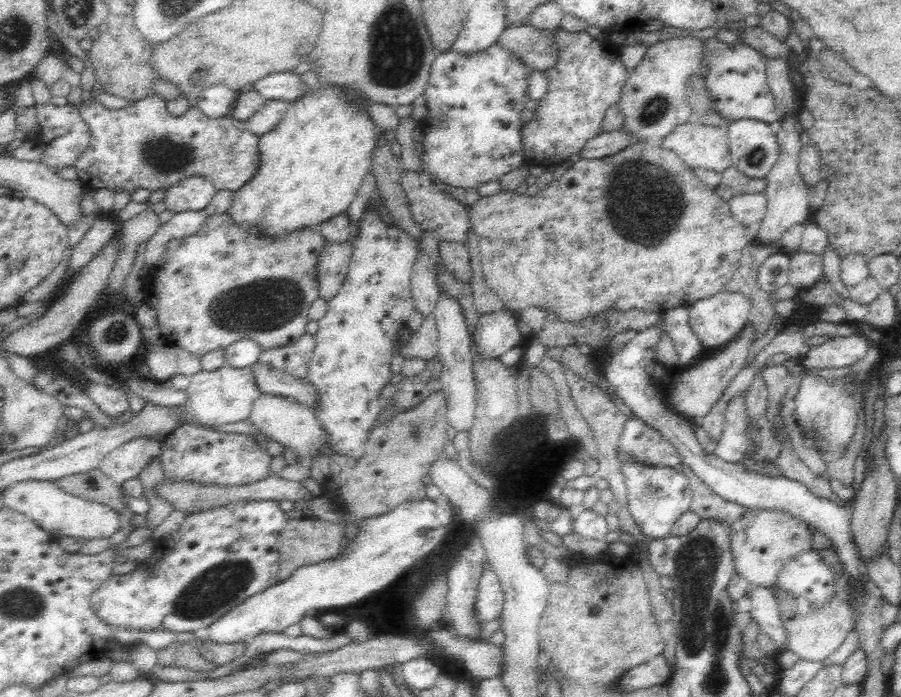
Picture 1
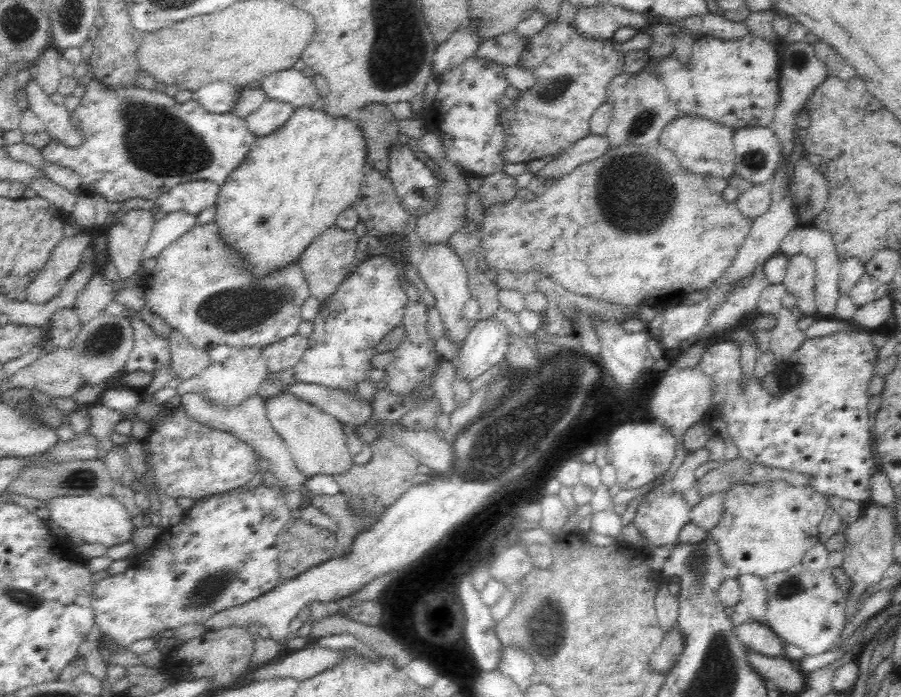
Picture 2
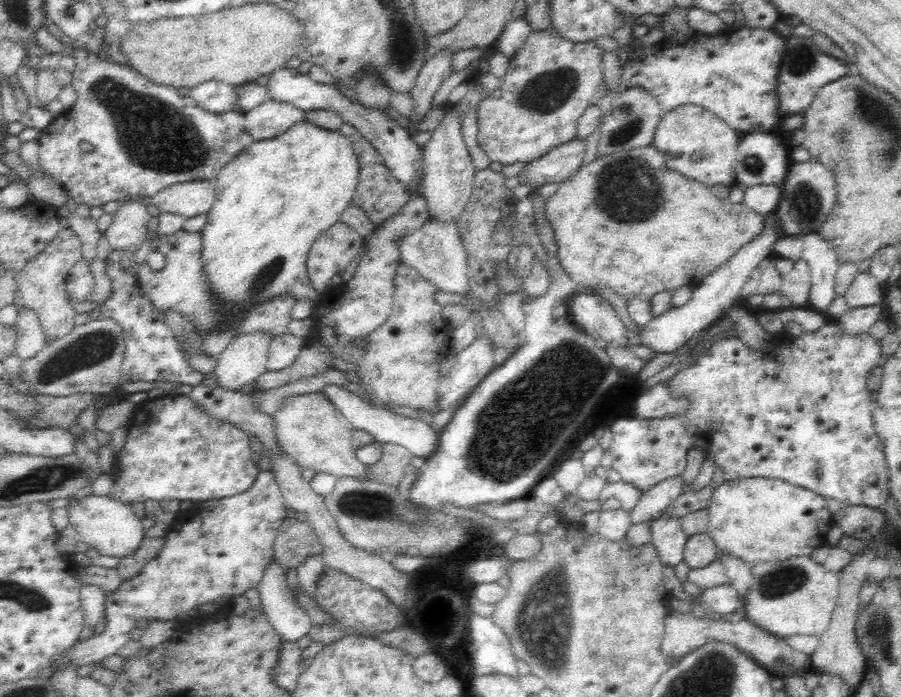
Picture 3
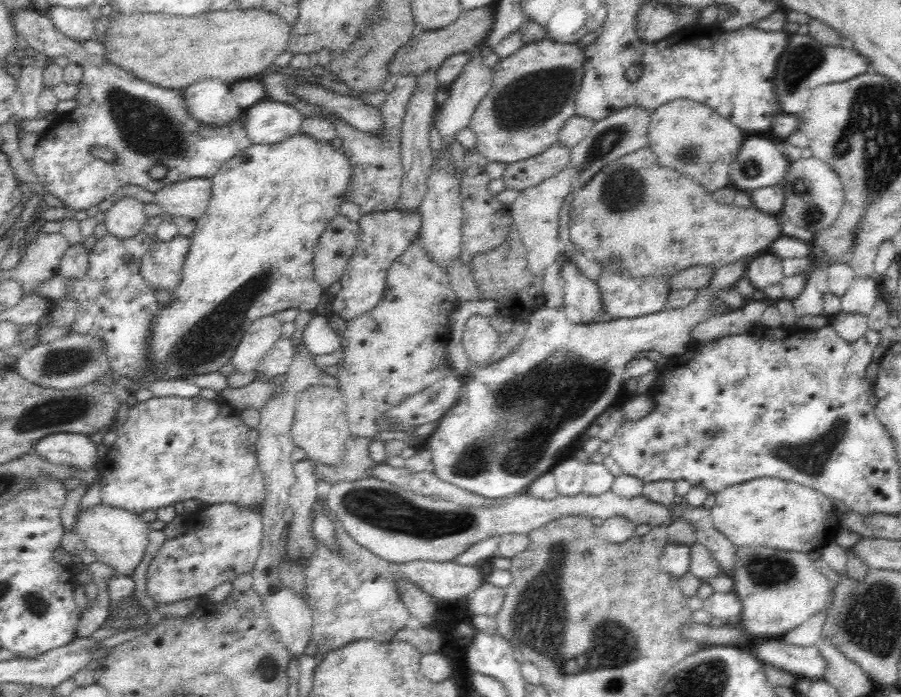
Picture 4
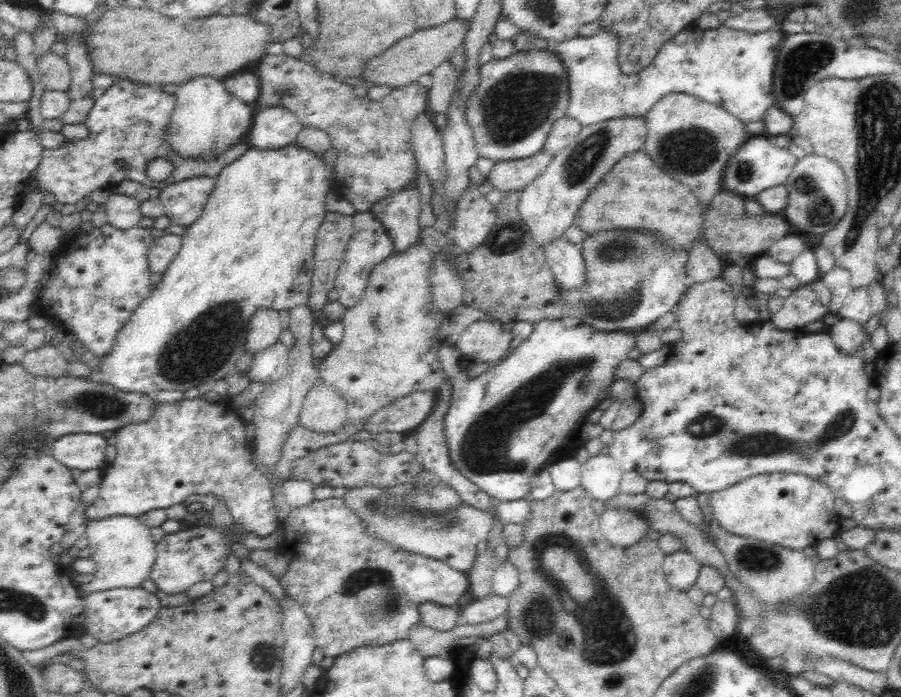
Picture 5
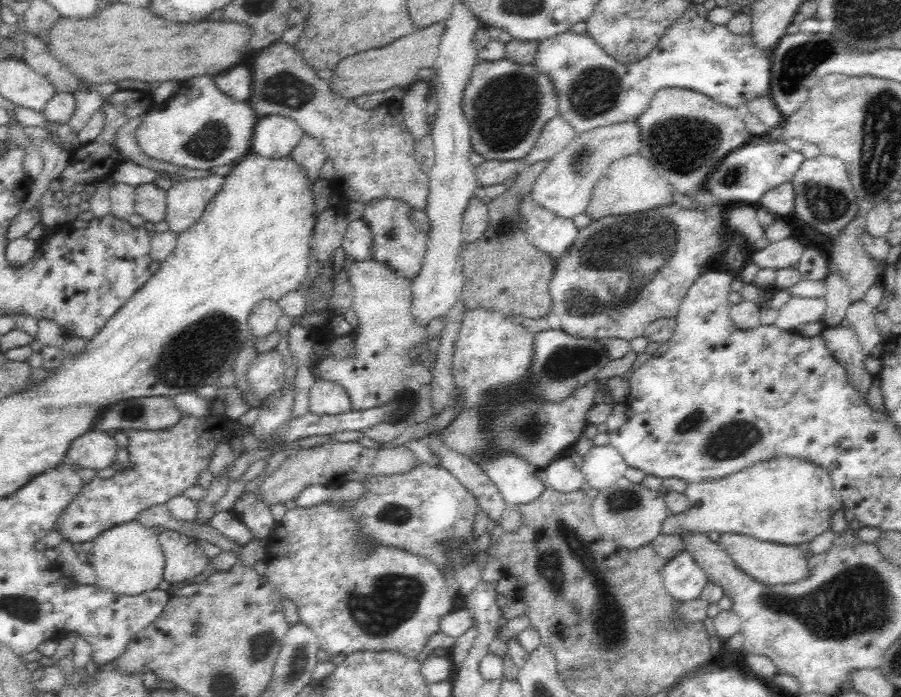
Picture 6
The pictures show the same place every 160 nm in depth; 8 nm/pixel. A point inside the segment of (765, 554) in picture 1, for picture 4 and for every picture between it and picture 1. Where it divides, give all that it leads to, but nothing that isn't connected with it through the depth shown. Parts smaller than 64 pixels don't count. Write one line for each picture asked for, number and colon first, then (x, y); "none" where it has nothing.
2: (769, 527)
3: (759, 520)
4: (782, 515)

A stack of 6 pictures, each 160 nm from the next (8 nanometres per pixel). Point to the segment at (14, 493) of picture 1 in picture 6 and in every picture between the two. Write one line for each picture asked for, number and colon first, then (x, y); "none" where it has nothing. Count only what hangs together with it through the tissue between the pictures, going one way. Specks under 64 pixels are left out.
2: (86, 518)
3: (110, 526)
4: (118, 538)
5: (122, 547)
6: (128, 559)

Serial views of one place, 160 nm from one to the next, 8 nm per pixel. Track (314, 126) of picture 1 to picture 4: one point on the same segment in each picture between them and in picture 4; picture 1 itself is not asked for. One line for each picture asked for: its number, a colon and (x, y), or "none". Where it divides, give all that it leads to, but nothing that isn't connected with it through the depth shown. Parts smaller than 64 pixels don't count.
2: (294, 183)
3: (272, 201)
4: (251, 253)

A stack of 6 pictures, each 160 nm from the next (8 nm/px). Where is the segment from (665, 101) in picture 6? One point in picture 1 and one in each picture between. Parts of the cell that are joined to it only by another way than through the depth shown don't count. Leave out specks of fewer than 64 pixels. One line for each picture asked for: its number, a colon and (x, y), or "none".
1: (698, 145)
2: (702, 146)
3: (696, 142)
4: (689, 137)
5: (692, 140)

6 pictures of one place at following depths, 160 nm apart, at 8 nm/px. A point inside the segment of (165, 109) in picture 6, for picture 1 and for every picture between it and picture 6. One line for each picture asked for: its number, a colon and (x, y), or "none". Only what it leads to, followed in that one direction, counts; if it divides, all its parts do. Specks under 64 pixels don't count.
1: (215, 102)
2: (218, 97)
3: (215, 97)
4: (210, 101)
5: (207, 119)

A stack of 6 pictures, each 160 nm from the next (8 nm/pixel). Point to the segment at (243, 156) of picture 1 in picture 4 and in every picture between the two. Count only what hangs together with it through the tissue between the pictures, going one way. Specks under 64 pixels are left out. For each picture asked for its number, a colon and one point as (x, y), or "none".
2: (139, 142)
3: (145, 137)
4: (144, 125)

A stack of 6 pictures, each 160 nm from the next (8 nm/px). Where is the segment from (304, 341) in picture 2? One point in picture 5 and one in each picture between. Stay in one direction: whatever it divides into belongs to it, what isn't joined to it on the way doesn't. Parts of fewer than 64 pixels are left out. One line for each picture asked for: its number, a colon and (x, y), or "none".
3: (284, 349)
4: (277, 360)
5: (268, 365)

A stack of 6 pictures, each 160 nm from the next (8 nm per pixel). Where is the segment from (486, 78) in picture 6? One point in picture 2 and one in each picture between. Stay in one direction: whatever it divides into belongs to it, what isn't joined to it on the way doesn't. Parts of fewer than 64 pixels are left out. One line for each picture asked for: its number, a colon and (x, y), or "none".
2: (572, 71)
3: (551, 81)
4: (533, 94)
5: (511, 112)

